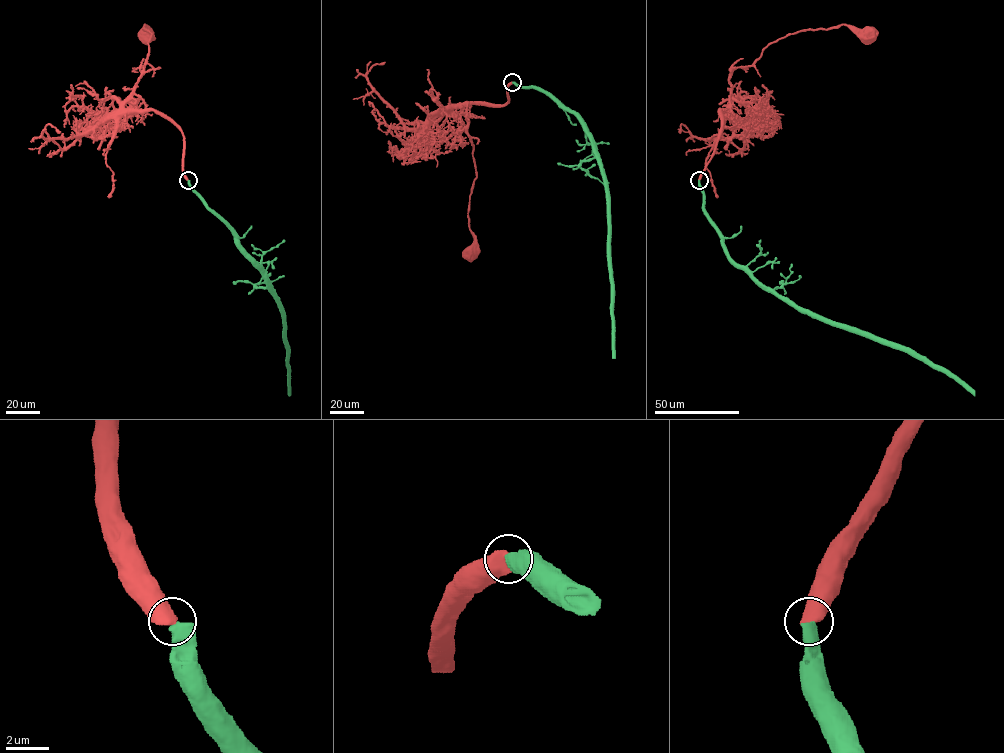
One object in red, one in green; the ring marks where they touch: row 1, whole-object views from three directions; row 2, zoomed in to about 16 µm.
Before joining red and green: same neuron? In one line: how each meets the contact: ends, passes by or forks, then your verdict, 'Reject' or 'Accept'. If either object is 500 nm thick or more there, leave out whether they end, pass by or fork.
Accept

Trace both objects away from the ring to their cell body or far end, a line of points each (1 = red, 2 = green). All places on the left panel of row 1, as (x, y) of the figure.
1: (188, 180), (180, 130), (154, 110), (124, 107), (148, 53), (151, 34), (143, 28), (145, 25), (148, 33)
2: (188, 180), (189, 186), (231, 230), (237, 244), (258, 265), (276, 296), (282, 309), (290, 396)

